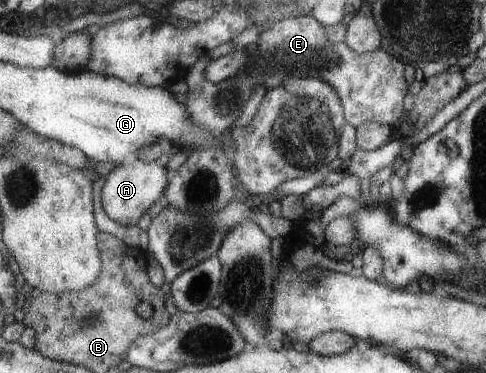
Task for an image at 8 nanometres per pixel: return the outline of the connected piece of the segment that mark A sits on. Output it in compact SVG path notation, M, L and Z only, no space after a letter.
M137 158L131 164L115 166L105 178L100 196L107 216L123 226L137 226L141 218L148 214L151 206L160 199L164 199L163 194L165 194L171 175L163 164L159 164L159 160L147 162Z

